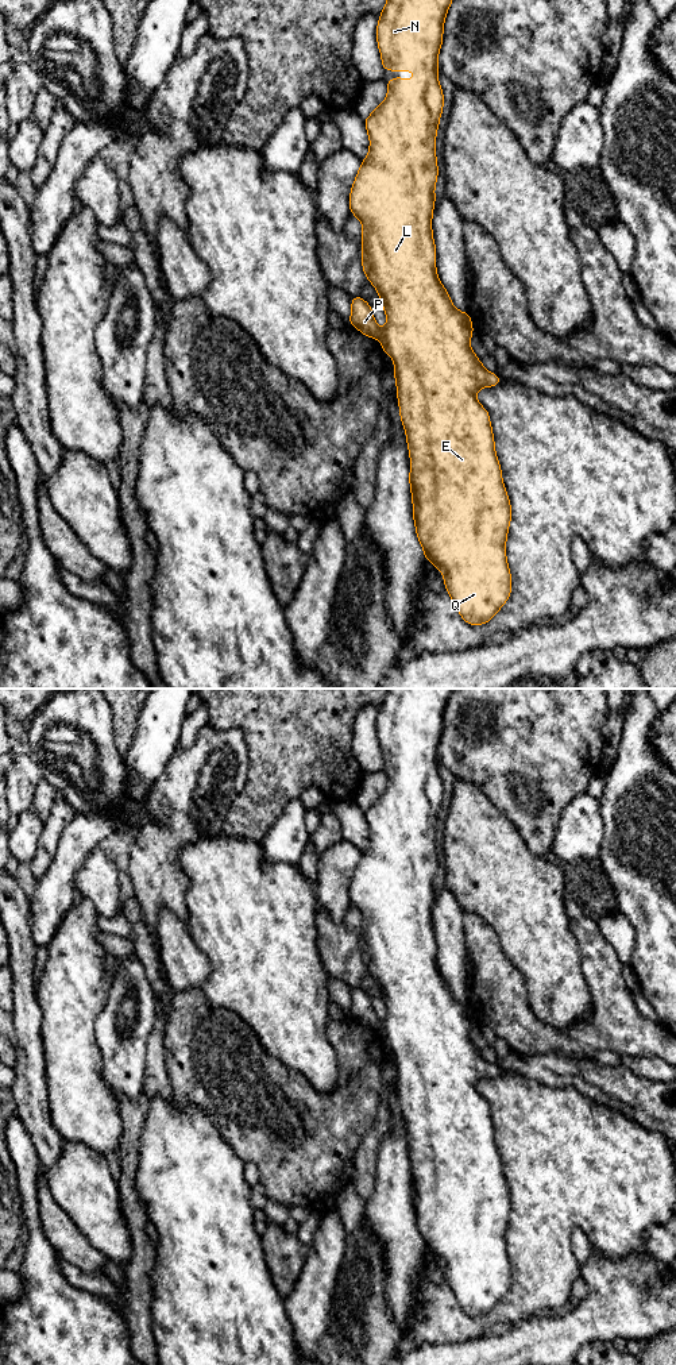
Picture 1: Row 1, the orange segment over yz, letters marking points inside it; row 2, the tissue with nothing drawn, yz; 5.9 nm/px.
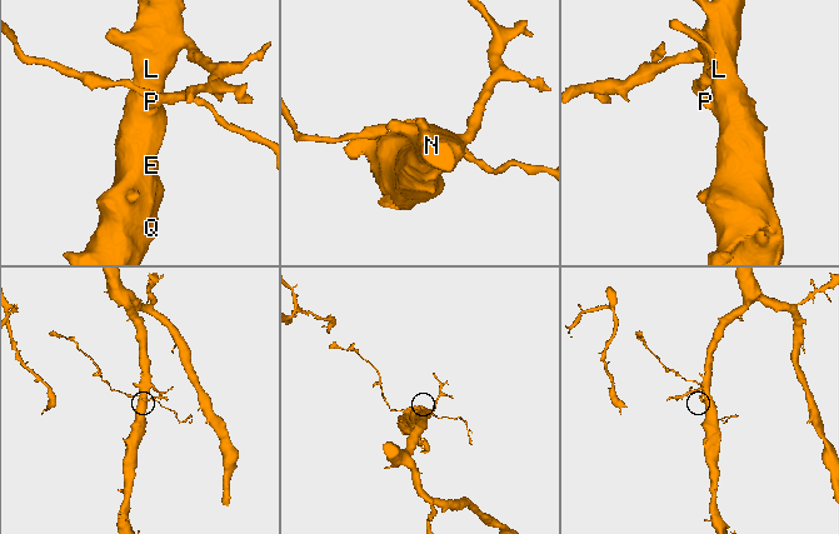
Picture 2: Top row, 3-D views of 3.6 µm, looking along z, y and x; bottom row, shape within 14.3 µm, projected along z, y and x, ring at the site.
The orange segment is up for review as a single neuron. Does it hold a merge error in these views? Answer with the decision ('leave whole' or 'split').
split

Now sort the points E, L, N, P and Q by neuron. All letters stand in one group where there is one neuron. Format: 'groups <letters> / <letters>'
groups E L N Q / P

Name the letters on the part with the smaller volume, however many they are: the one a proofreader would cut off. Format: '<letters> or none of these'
P

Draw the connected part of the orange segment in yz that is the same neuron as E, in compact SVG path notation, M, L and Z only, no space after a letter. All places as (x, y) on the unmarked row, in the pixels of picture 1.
M389 689L376 717L376 732L385 761L413 761L414 771L387 772L387 790L364 811L371 832L349 886L349 901L360 914L362 956L367 971L381 988L387 1015L381 1034L394 1050L399 1106L410 1145L410 1181L416 1225L430 1252L444 1266L444 1276L467 1315L488 1314L511 1283L506 1252L506 1229L511 1211L509 1187L502 1173L488 1103L478 1094L476 1083L501 1075L471 1041L474 1023L470 1005L457 1002L436 964L436 937L432 925L434 876L439 867L436 824L444 786L437 771L437 751L443 736L444 712L453 689Z

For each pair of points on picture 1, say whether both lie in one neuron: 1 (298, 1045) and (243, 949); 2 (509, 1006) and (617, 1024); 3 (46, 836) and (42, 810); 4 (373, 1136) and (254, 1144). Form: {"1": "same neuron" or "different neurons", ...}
{"1": "same neuron", "2": "same neuron", "3": "different neurons", "4": "different neurons"}

